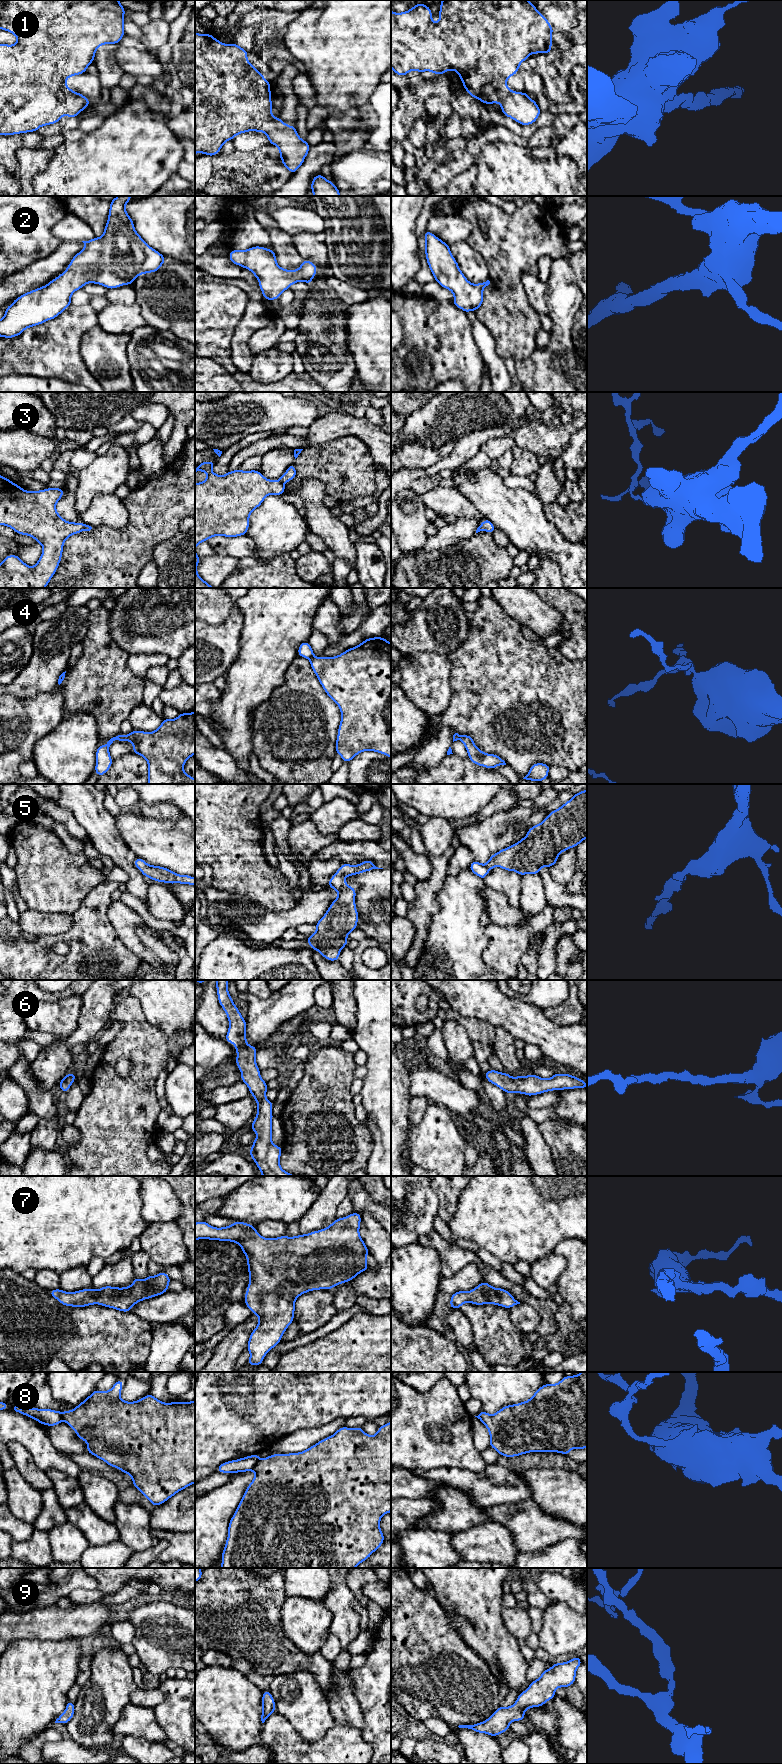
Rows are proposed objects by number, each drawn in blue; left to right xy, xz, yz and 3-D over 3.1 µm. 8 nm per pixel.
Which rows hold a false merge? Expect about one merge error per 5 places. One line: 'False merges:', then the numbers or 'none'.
False merges: 3, 4, 8

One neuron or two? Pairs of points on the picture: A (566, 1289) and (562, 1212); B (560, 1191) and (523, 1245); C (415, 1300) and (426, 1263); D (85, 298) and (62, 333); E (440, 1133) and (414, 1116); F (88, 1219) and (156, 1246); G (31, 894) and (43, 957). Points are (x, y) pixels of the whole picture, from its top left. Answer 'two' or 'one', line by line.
A: two
B: one
C: one
D: two
E: two
F: two
G: two

